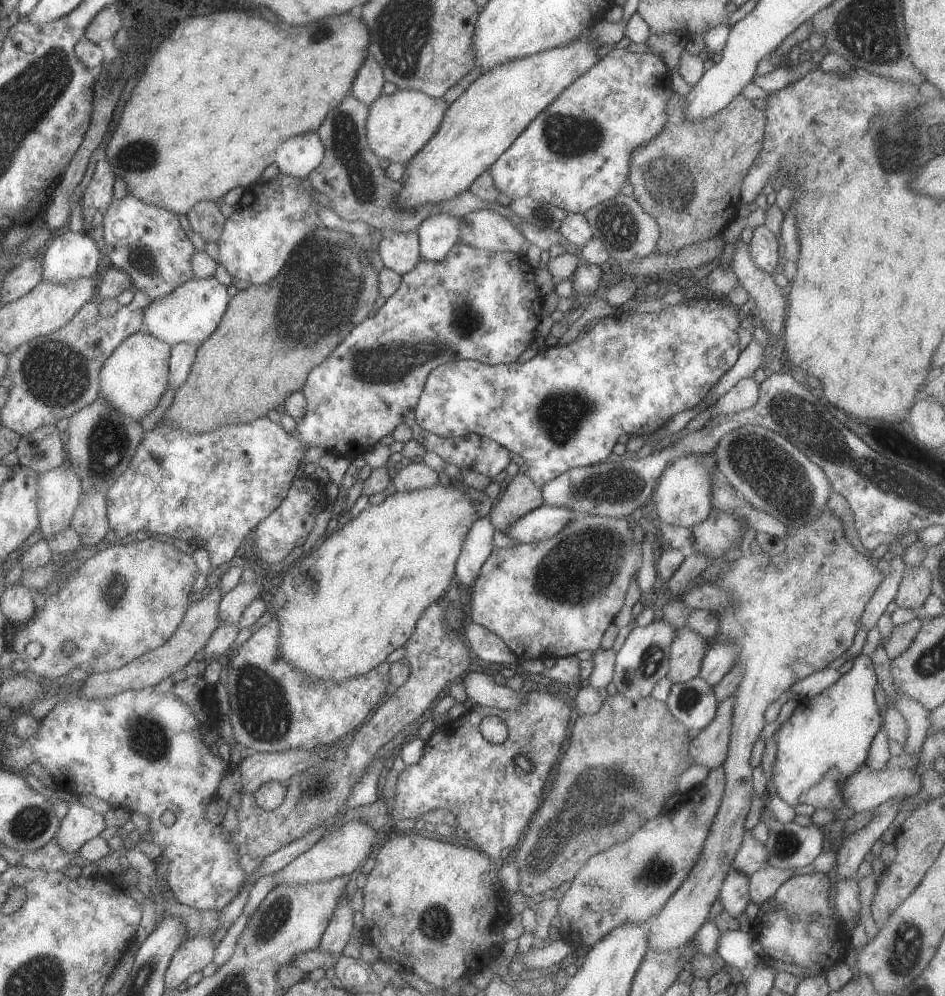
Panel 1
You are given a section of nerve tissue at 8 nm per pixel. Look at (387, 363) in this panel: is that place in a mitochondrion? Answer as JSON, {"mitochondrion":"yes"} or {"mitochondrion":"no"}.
{"mitochondrion":"yes"}

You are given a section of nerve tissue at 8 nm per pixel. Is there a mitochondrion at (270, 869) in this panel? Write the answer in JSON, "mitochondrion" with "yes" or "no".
{"mitochondrion":"no"}

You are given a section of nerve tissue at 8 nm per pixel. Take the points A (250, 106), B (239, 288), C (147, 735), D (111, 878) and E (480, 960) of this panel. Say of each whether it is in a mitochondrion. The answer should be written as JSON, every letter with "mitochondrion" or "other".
{"A":"other","B":"other","C":"mitochondrion","D":"other","E":"other"}

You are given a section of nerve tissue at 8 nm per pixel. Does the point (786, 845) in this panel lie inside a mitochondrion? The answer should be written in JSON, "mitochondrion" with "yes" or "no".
{"mitochondrion":"yes"}

